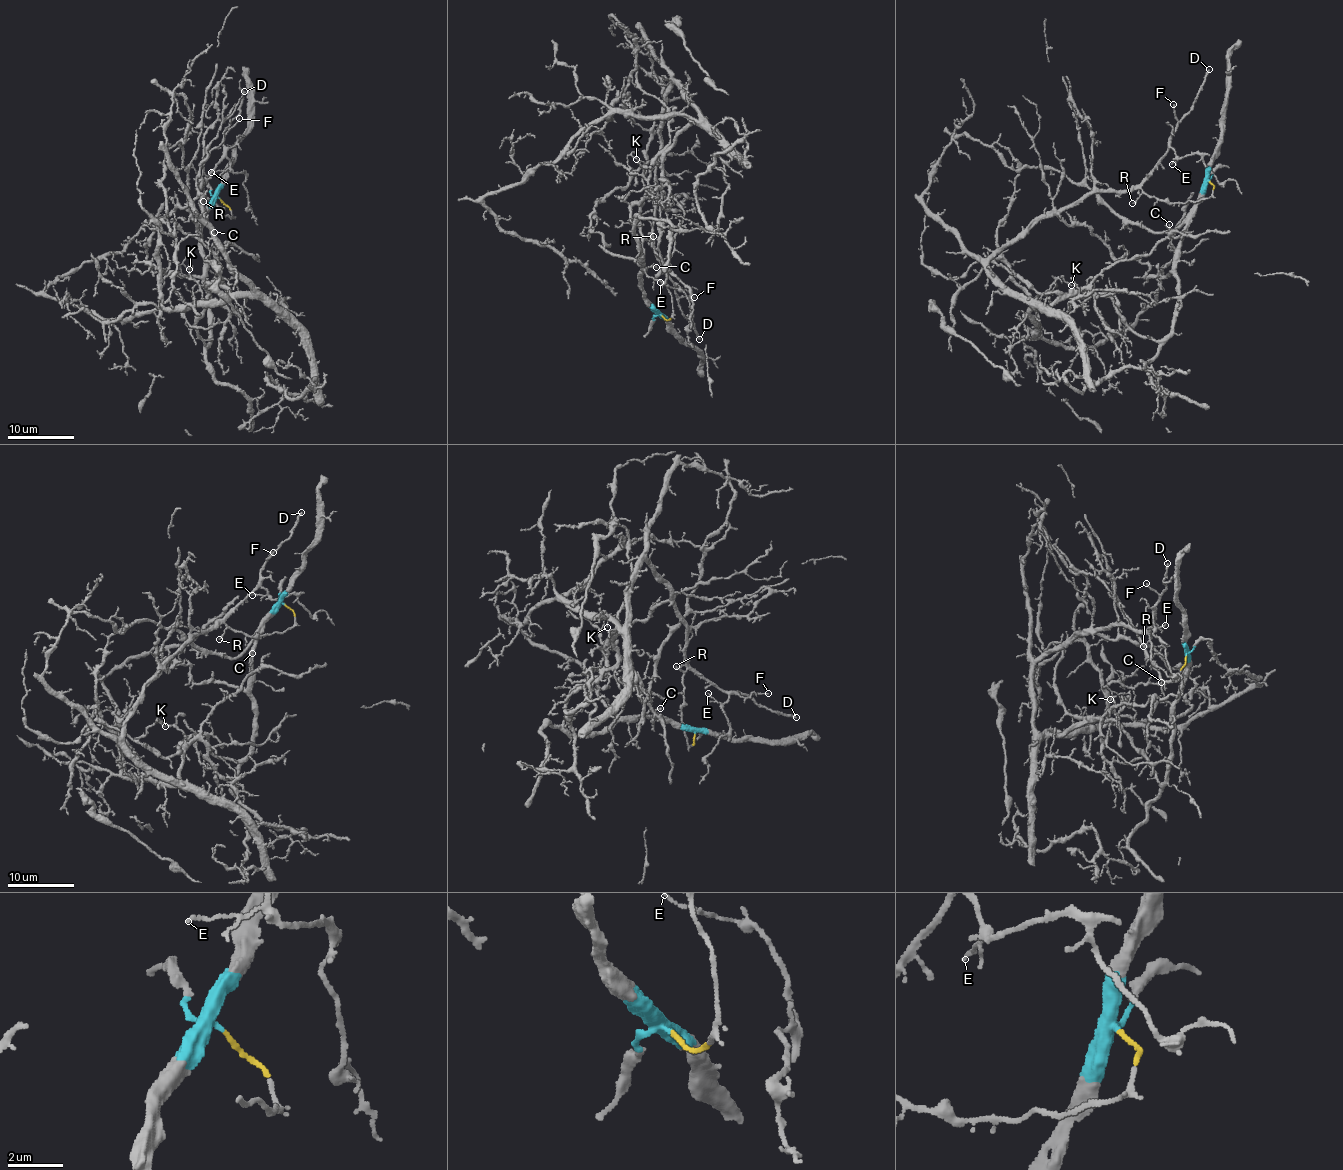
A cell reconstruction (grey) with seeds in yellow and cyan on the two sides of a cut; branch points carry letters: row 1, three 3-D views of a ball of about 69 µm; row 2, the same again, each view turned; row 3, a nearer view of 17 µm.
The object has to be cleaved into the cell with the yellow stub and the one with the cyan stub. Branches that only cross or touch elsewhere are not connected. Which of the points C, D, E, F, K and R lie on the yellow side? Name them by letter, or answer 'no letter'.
D, E, F, R

